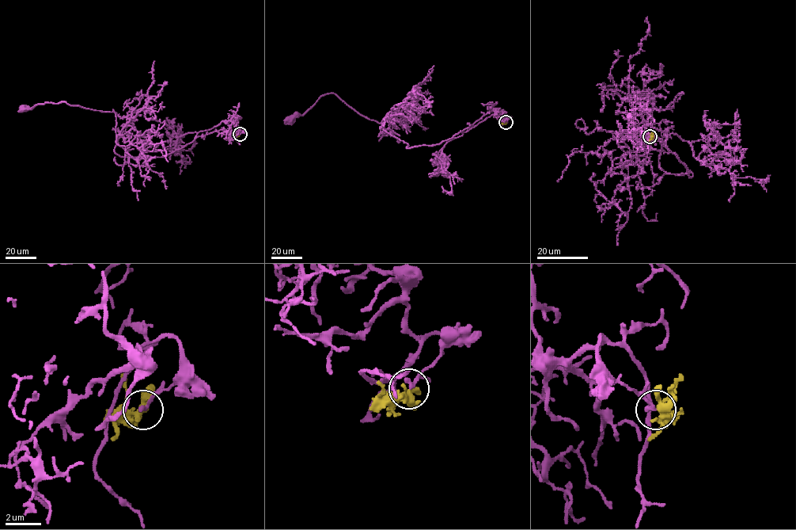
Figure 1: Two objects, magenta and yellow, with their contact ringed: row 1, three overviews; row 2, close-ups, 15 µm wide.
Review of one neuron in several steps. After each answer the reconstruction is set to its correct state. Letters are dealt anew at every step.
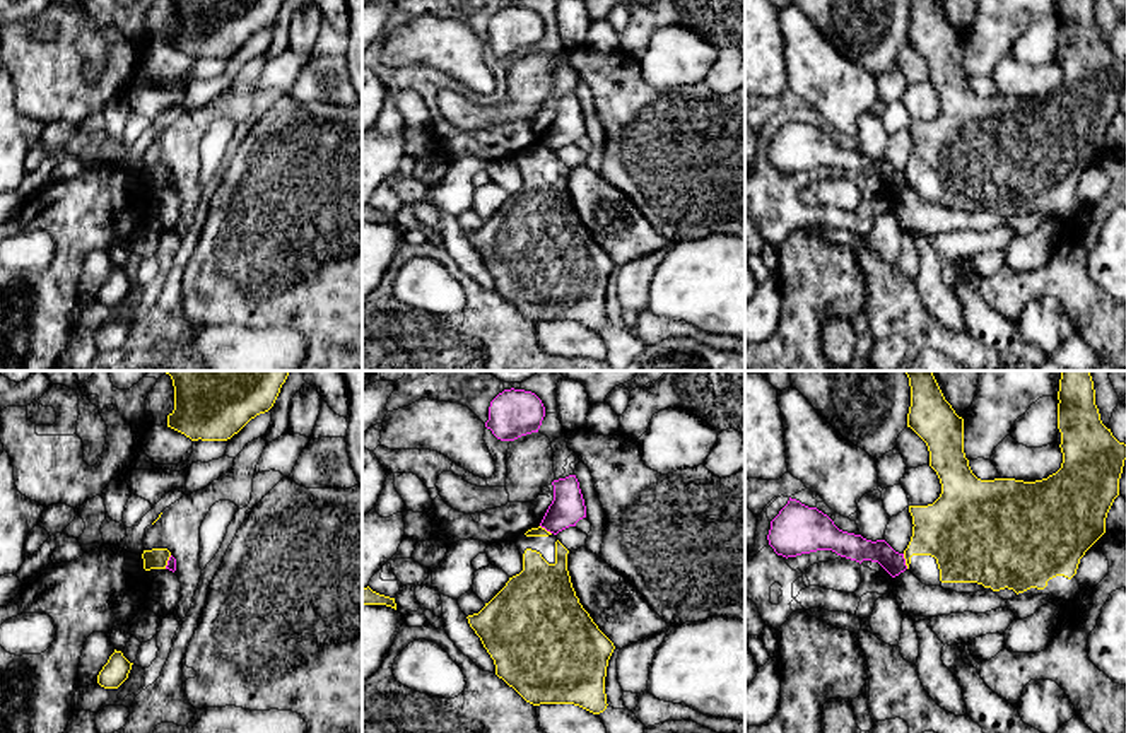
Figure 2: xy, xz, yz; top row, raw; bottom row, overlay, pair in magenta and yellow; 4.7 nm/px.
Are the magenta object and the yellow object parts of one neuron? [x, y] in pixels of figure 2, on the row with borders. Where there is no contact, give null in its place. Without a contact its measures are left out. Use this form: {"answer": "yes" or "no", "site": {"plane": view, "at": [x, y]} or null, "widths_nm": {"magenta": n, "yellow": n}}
{"answer": "no", "site": {"plane": "yz", "at": [904, 561]}, "widths_nm": {"magenta": 120, "yellow": 280}}

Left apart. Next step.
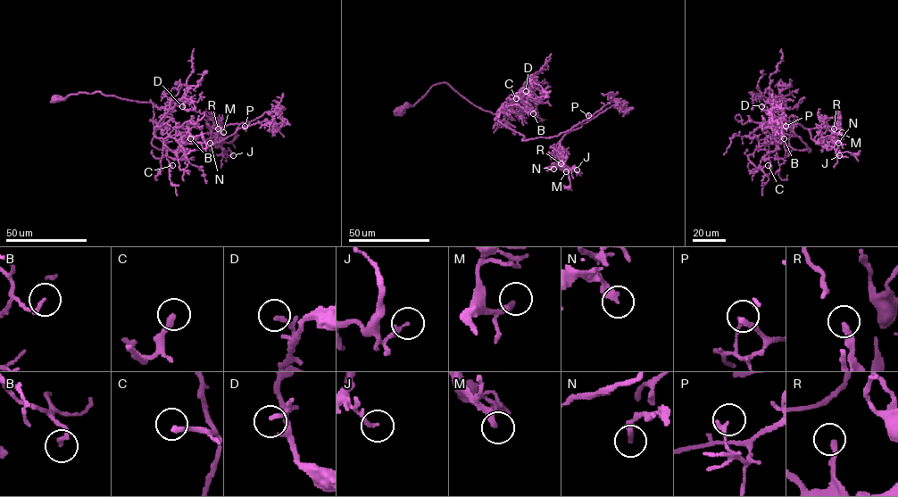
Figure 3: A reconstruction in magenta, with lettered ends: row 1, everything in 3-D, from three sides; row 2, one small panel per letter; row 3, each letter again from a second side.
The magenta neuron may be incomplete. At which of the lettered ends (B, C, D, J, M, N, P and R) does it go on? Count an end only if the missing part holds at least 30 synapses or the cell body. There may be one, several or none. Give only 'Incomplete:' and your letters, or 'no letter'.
Incomplete: no letter

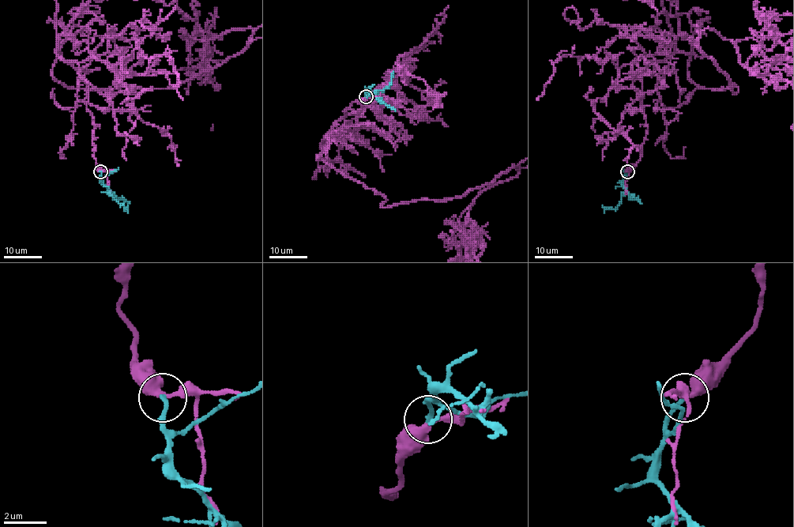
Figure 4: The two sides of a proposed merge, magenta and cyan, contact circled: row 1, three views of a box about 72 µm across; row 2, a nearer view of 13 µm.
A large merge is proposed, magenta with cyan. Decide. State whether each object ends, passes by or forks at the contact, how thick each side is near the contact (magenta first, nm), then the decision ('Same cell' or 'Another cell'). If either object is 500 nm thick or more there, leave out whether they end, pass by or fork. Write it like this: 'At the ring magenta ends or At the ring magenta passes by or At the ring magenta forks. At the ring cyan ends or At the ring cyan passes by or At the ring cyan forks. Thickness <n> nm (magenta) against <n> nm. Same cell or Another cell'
At the ring magenta passes by. At the ring cyan ends. Thickness 340 nm (magenta) against 200 nm. Another cell

